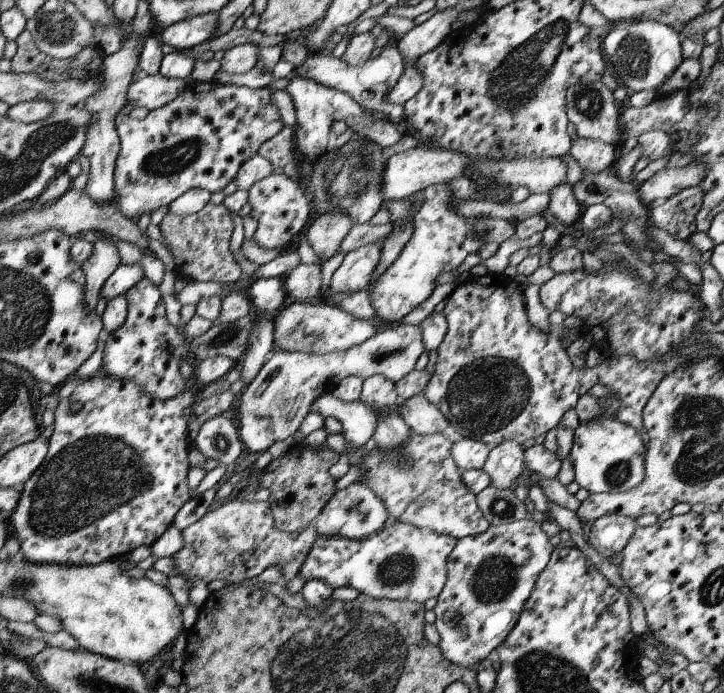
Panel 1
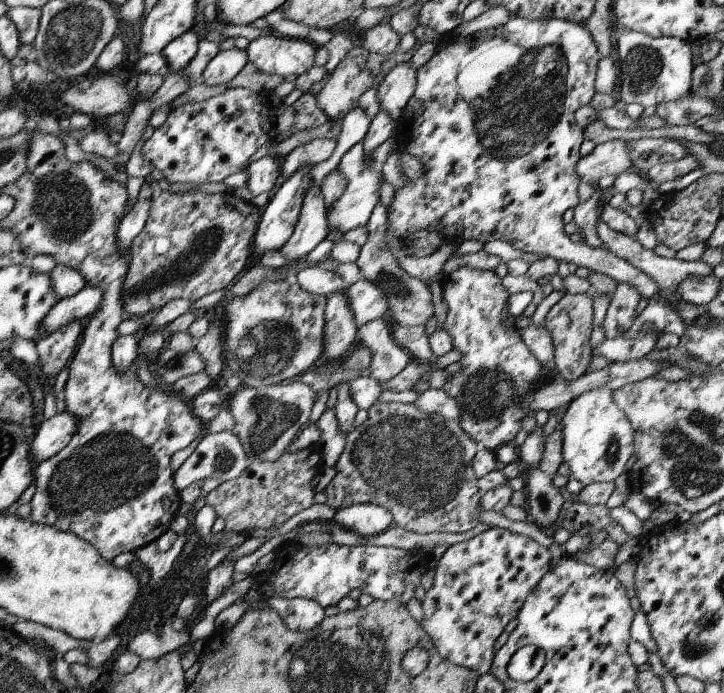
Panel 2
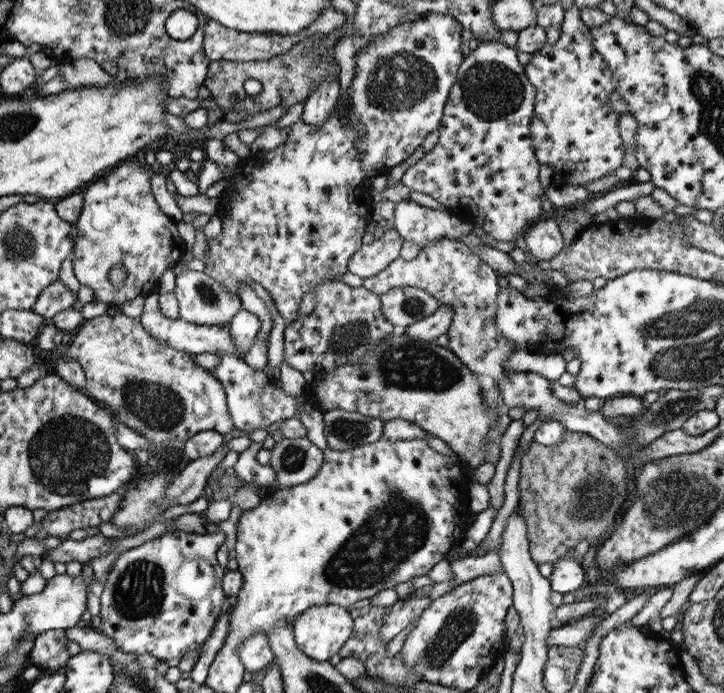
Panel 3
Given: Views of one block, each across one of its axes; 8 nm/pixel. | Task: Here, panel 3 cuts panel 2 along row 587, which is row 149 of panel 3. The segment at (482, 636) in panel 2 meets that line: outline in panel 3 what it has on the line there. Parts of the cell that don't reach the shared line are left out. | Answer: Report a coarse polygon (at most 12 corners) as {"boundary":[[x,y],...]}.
{"boundary":[[479,42],[401,184],[497,242],[541,218],[517,48]]}

